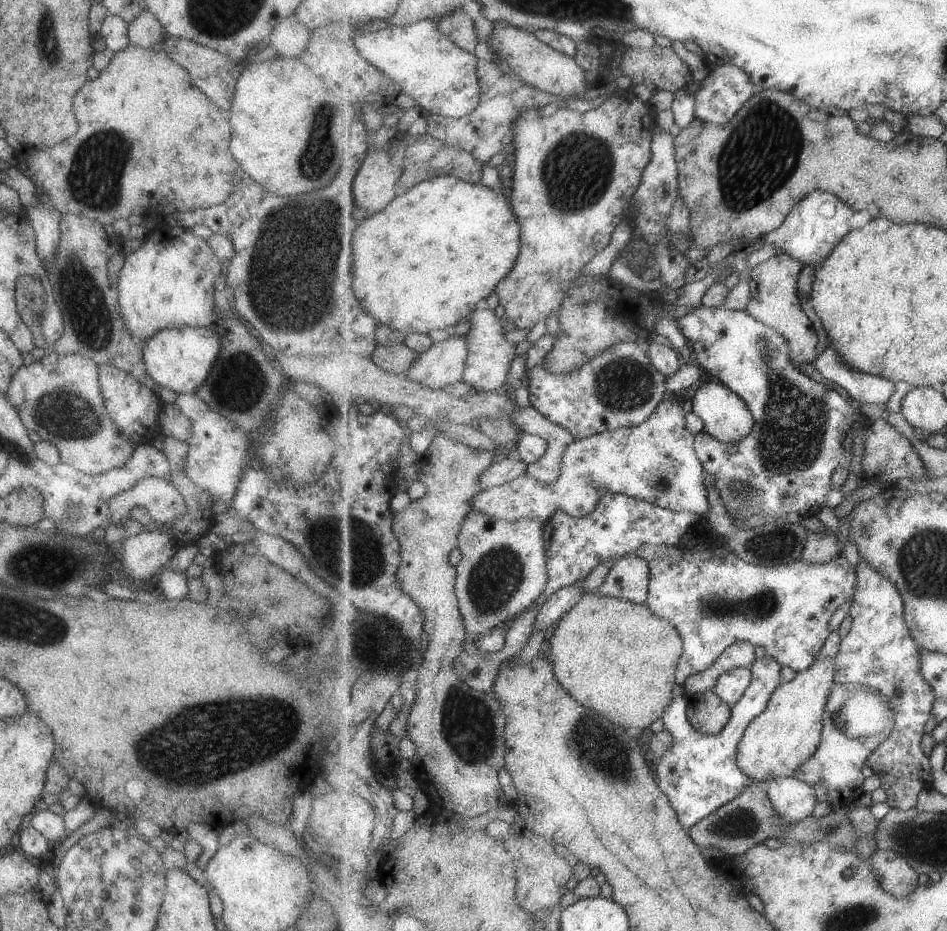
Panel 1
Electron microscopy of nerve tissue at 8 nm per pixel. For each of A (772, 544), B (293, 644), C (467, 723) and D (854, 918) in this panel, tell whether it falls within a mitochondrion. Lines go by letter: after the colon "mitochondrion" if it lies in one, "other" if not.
A: mitochondrion
B: other
C: mitochondrion
D: mitochondrion

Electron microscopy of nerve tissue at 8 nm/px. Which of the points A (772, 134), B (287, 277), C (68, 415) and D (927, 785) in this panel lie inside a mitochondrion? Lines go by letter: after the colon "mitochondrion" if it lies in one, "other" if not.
A: mitochondrion
B: mitochondrion
C: mitochondrion
D: other

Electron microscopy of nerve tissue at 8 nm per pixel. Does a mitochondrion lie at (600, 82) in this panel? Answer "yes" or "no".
no

